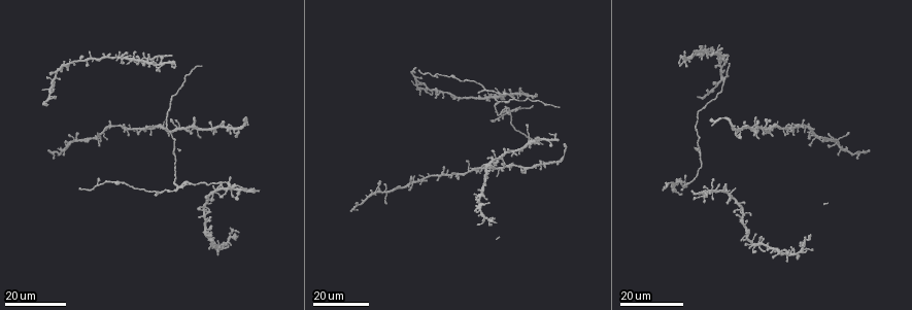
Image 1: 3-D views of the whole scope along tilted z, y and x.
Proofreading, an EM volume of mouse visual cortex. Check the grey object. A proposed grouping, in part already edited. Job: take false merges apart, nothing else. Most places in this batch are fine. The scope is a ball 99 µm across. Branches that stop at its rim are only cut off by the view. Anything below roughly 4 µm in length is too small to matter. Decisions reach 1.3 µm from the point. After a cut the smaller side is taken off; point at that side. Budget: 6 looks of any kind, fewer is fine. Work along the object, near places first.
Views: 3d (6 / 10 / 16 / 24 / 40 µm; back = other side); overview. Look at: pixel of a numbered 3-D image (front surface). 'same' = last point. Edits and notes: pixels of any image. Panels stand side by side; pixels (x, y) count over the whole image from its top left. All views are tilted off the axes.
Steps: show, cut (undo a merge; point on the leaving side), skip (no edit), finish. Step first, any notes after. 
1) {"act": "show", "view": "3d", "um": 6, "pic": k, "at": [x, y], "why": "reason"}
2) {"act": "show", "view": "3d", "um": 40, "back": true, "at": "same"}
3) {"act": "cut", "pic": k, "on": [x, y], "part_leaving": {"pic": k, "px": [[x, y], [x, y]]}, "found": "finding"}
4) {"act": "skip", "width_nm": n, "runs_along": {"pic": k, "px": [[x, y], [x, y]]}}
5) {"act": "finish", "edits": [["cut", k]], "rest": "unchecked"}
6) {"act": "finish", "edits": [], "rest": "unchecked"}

{"act": "show", "view": "3d", "um": 24, "pic": 1, "at": [190, 184], "why": "three arms meet"}

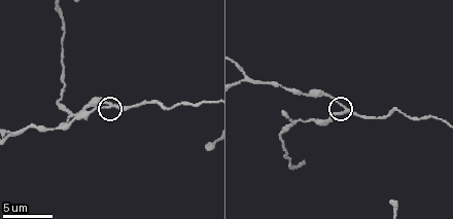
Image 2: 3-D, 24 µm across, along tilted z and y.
{"act": "show", "view": "3d", "um": 10, "pic": 2, "at": [347, 110], "why": "closer look"}

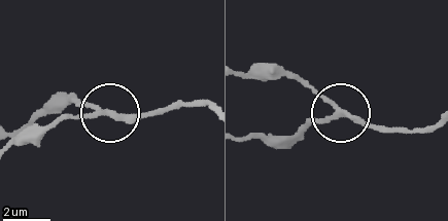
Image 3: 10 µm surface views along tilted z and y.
{"act": "skip", "arms": 3, "runs_along": {"pic": 3, "px": [[13, 132], [72, 103], [129, 115], [175, 110]]}, "found": "all the same neuron"}

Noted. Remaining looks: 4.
{"act": "show", "view": "3d", "um": 6, "pic": 2, "at": [70, 113], "why": "thin arm on a thick one"}

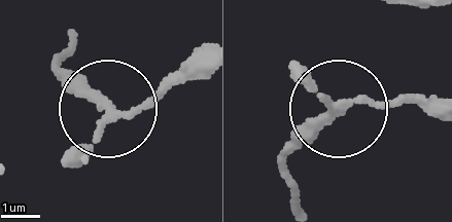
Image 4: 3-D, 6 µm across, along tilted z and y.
{"act": "show", "view": "3d", "um": 6, "back": true, "pic": 4, "at": [107, 111]}

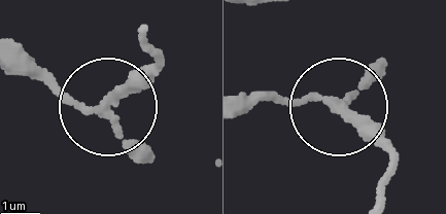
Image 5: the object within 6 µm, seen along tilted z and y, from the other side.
{"act": "skip", "arms": 3, "runs_along": {"pic": 5, "px": [[144, 33], [151, 60], [100, 104], [13, 76]]}, "found": "continuous, no second neuron"}

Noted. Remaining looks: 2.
{"act": "show", "view": "3d", "um": 16, "pic": 1, "at": [505, 116], "why": "thin arm on a thick one"}

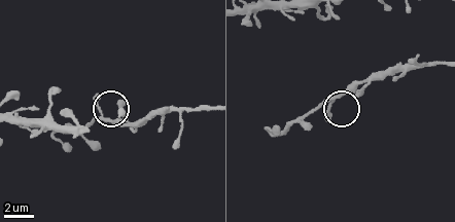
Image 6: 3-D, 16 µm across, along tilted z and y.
{"act": "show", "view": "3d", "um": 6, "pic": 6, "at": [333, 97], "why": "closer look"}

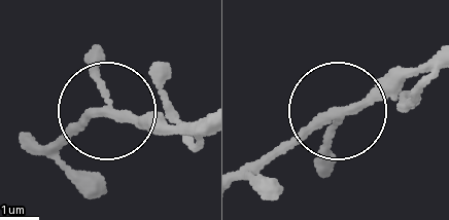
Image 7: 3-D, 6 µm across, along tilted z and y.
{"act": "skip", "found": "all the same neuron"}

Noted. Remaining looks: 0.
{"act": "finish", "edits": [], "rest": "unchecked"}

